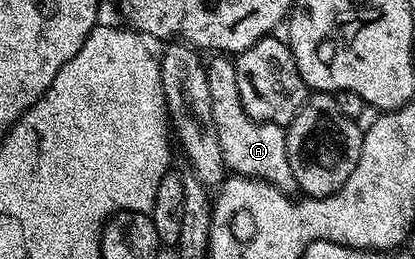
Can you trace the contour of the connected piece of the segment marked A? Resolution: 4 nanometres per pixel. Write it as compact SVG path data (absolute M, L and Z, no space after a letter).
M226 54L215 55L213 59L206 64L208 90L212 93L212 122L216 122L216 138L220 138L220 154L224 154L227 169L239 176L275 184L281 192L293 193L296 185L292 166L288 166L285 127L253 120L240 102L240 85L236 82L234 60Z

